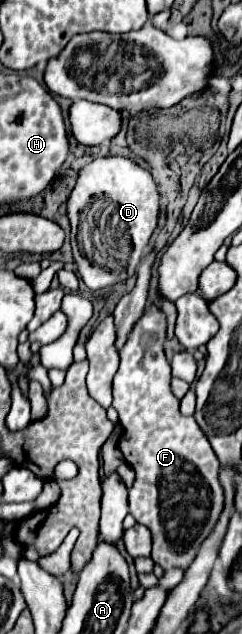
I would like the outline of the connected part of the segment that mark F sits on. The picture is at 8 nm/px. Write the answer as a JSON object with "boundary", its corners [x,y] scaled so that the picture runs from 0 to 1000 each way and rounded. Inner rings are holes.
{"boundary":[[[599,484],[574,506],[550,513],[525,528],[517,544],[500,547],[500,576],[467,598],[467,642],[492,651],[492,667],[508,674],[492,708],[517,727],[558,743],[558,762],[533,771],[533,809],[566,825],[599,828],[632,847],[632,875],[624,882],[674,901],[740,894],[773,897],[831,856],[872,844],[913,806],[921,806],[921,768],[905,765],[905,727],[822,677],[806,658],[756,658],[740,651],[740,629],[707,617],[707,579],[682,563],[690,538],[690,497],[649,484]]]}

